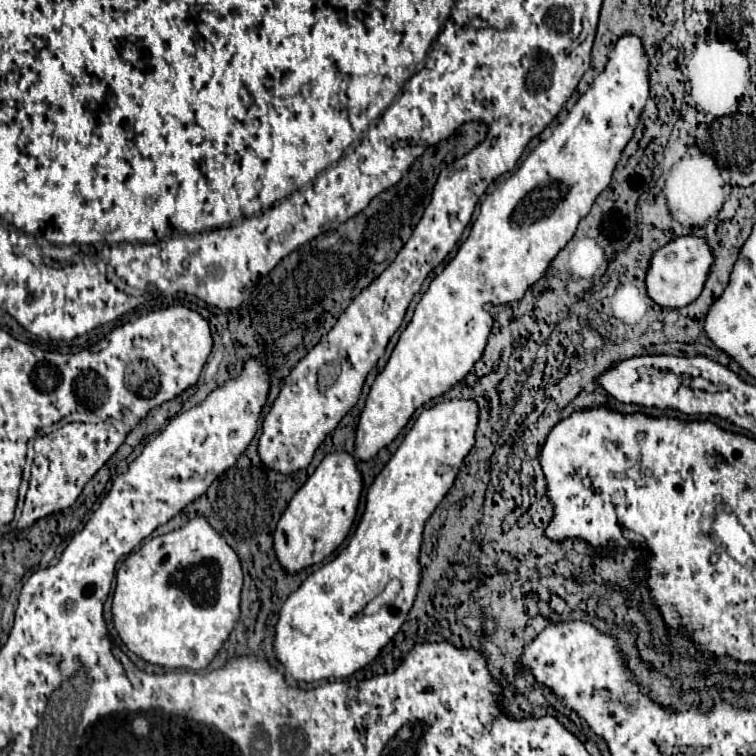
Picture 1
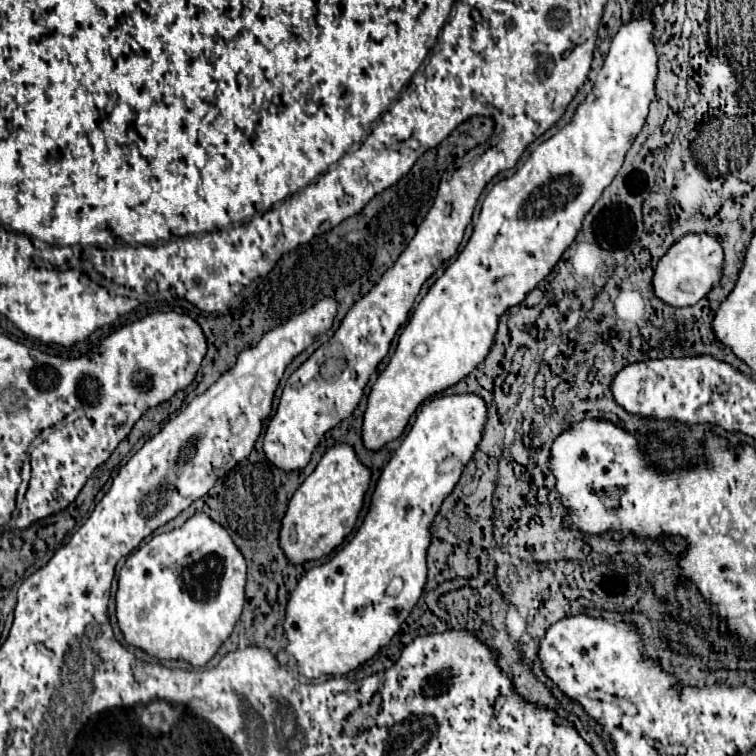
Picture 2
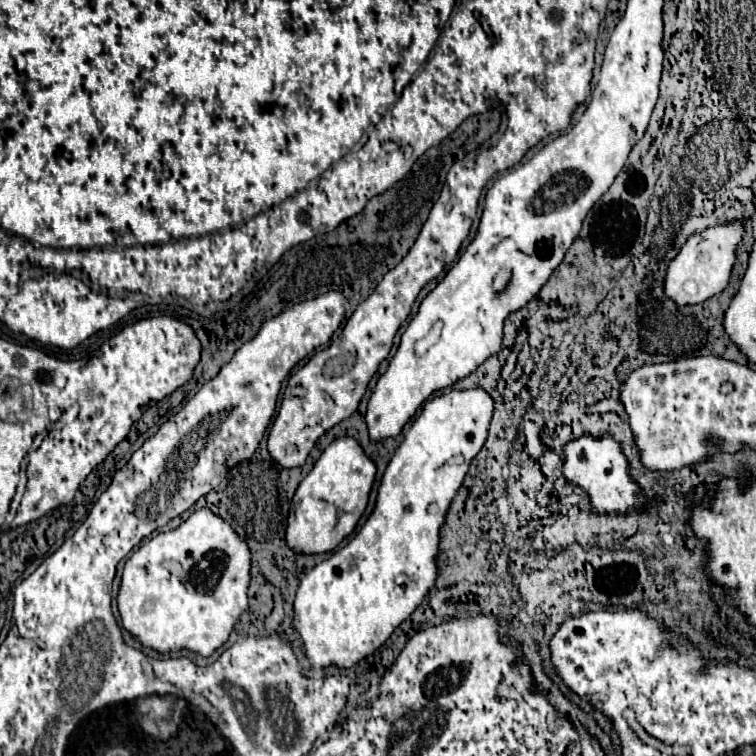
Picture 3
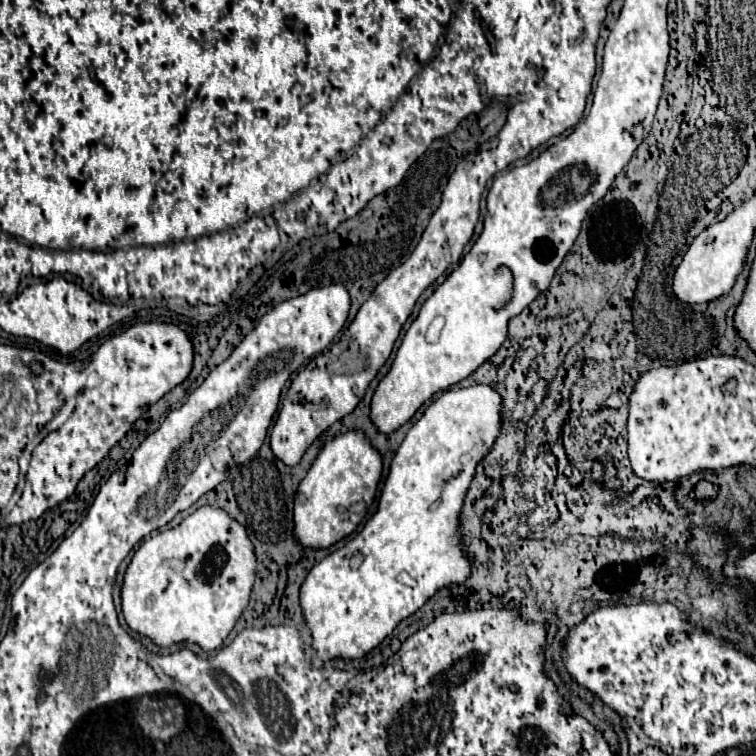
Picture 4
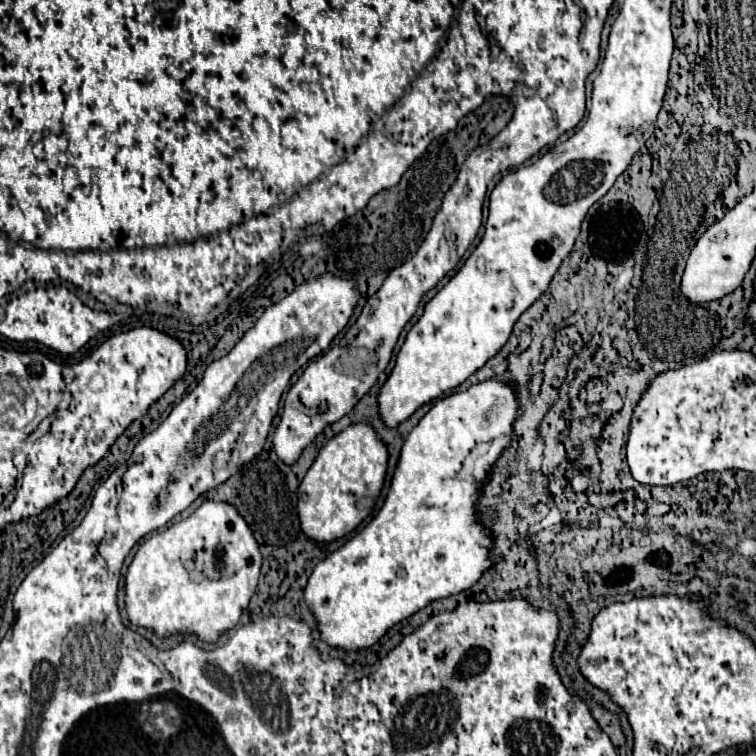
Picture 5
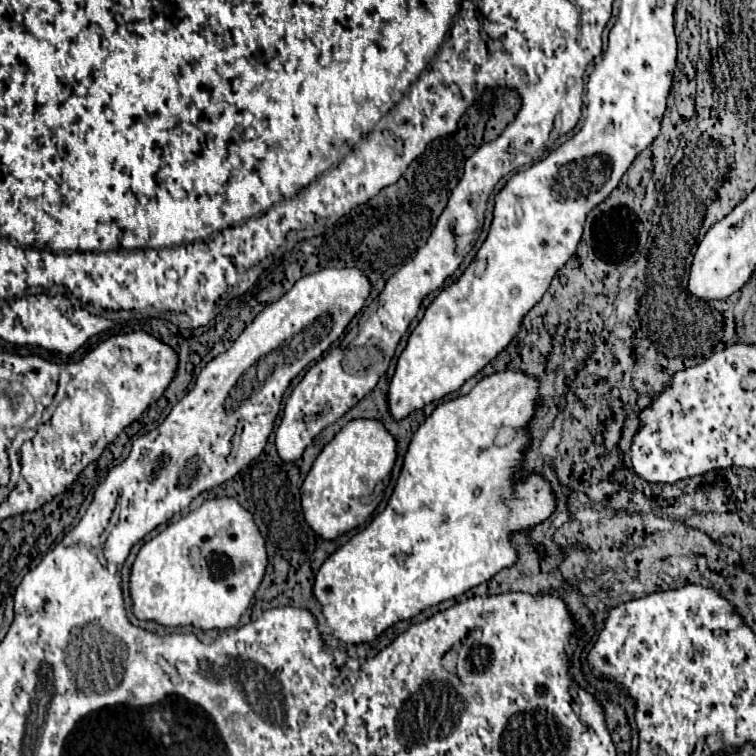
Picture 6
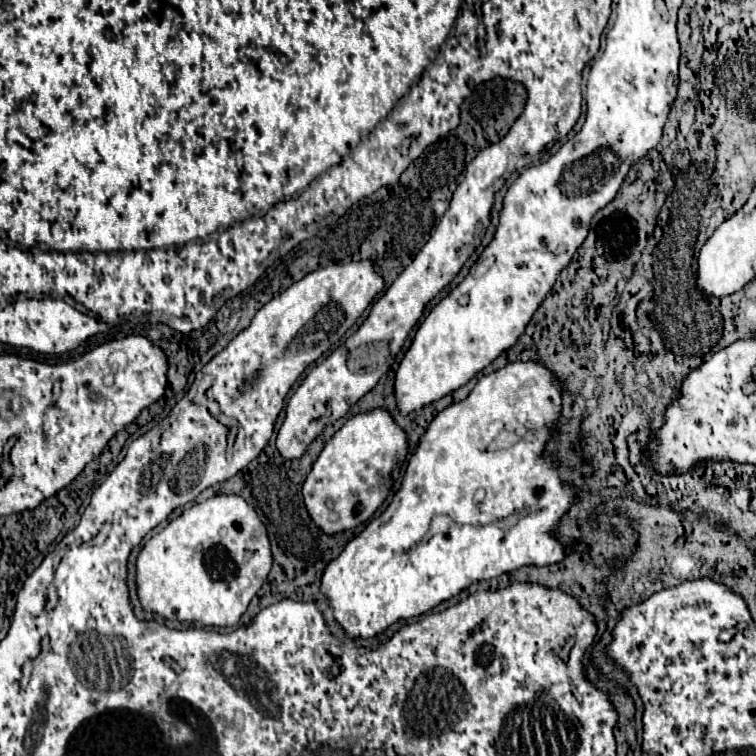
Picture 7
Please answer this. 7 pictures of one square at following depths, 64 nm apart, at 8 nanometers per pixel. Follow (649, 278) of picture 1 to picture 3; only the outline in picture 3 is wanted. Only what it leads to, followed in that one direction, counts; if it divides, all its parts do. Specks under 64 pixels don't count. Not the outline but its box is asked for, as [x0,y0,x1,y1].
[664,222,744,306]

